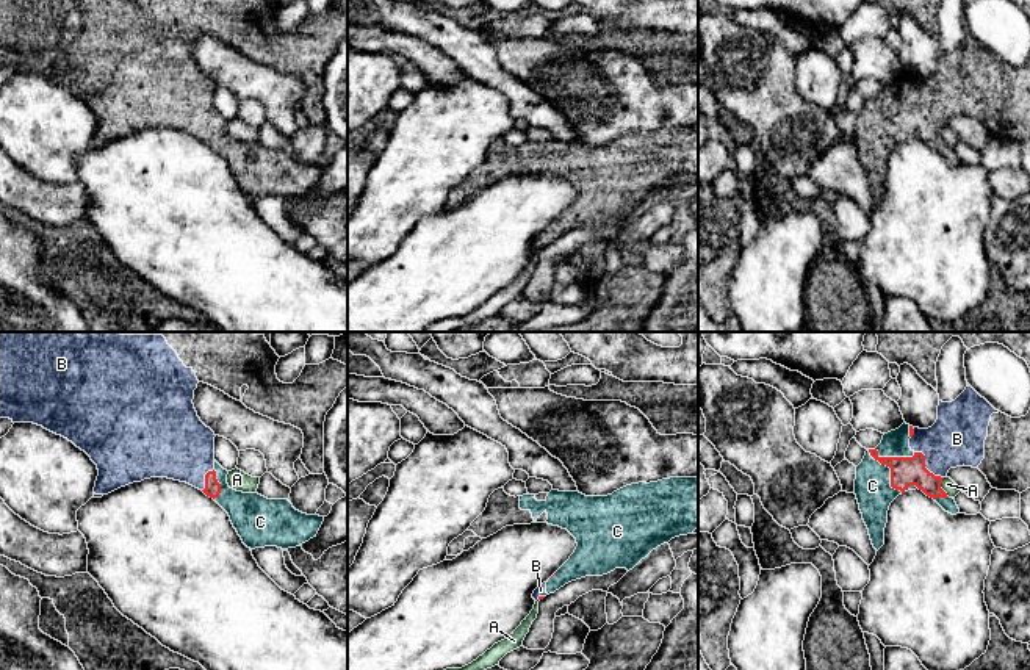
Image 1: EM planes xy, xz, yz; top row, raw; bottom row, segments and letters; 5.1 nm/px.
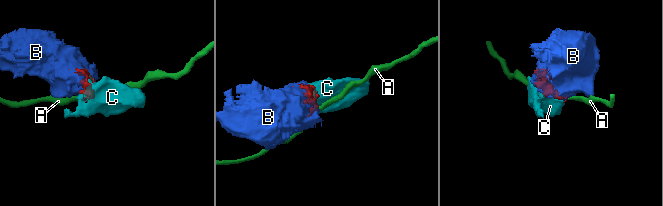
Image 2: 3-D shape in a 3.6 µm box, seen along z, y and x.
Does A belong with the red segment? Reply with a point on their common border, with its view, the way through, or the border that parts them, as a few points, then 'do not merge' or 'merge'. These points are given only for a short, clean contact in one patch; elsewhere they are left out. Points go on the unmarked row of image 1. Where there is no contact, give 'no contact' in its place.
meets red in yz at (939, 136); border along yz (943, 127), (941, 138), (949, 146); do not merge

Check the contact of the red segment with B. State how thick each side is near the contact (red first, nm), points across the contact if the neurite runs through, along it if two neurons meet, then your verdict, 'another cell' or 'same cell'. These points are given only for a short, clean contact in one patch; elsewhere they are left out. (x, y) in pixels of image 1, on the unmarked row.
calibres 160 and 280 nm; same cell

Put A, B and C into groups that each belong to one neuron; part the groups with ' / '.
A / B C

